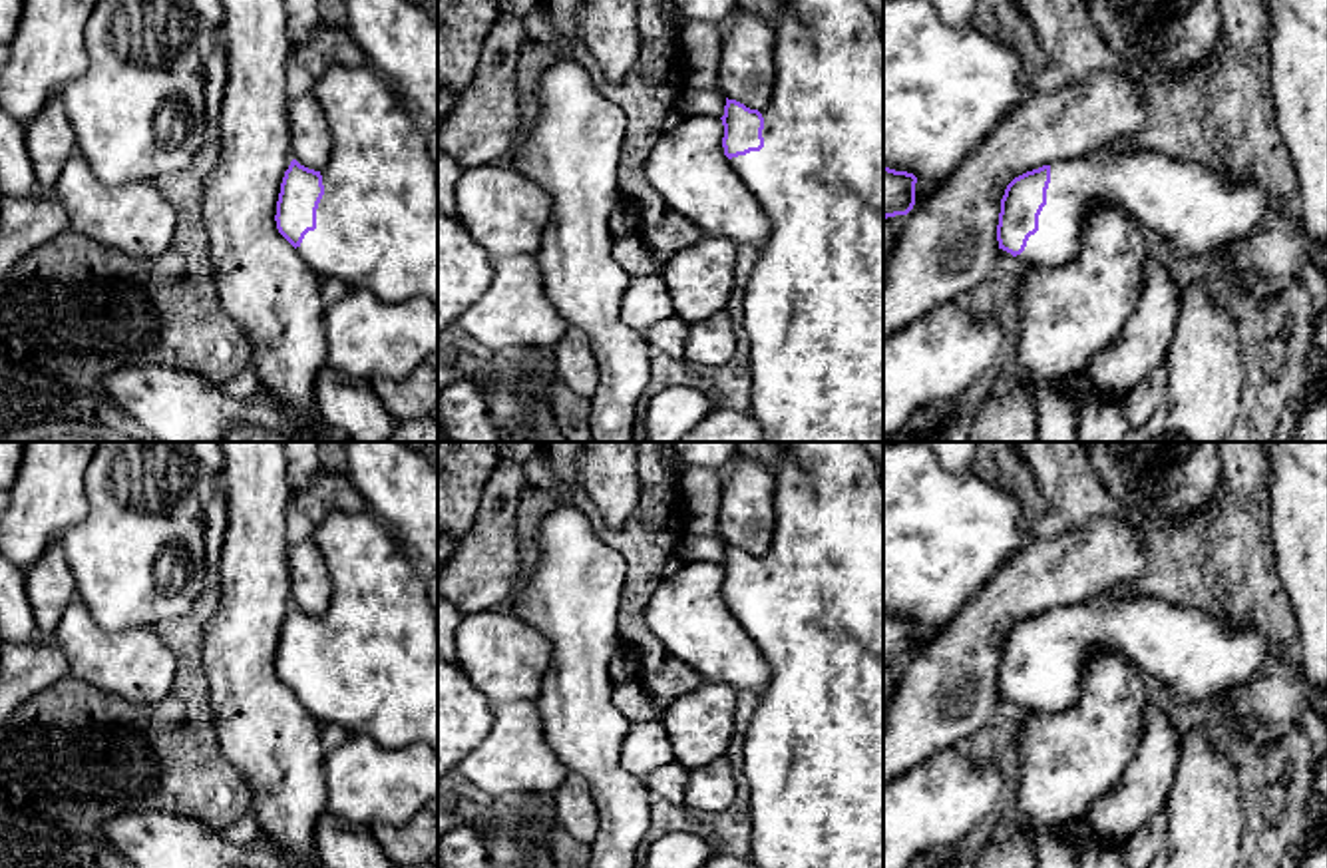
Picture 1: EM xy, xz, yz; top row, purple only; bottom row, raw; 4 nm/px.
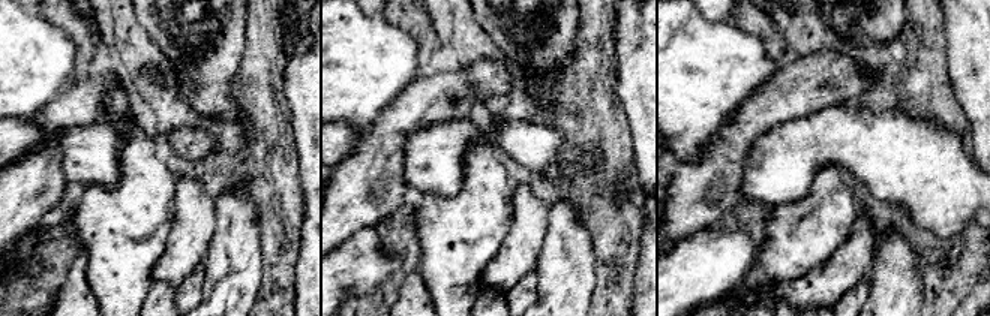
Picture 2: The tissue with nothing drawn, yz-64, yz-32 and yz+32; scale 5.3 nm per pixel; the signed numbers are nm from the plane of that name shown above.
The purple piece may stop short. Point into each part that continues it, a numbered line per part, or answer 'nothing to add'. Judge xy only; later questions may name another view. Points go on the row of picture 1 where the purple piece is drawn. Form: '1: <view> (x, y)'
1: xy (377, 225)

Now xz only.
1: xz (814, 299)

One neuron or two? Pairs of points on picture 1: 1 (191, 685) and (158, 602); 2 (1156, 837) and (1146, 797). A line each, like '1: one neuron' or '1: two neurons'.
1: two neurons
2: two neurons

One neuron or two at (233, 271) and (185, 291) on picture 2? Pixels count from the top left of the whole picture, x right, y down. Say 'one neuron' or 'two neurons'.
two neurons

